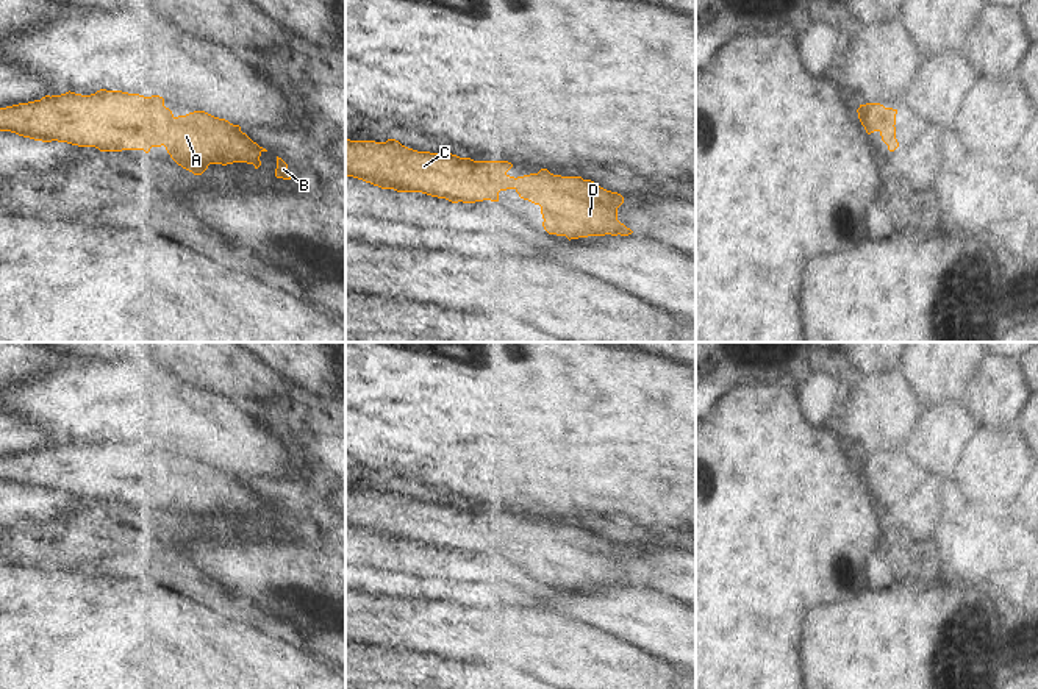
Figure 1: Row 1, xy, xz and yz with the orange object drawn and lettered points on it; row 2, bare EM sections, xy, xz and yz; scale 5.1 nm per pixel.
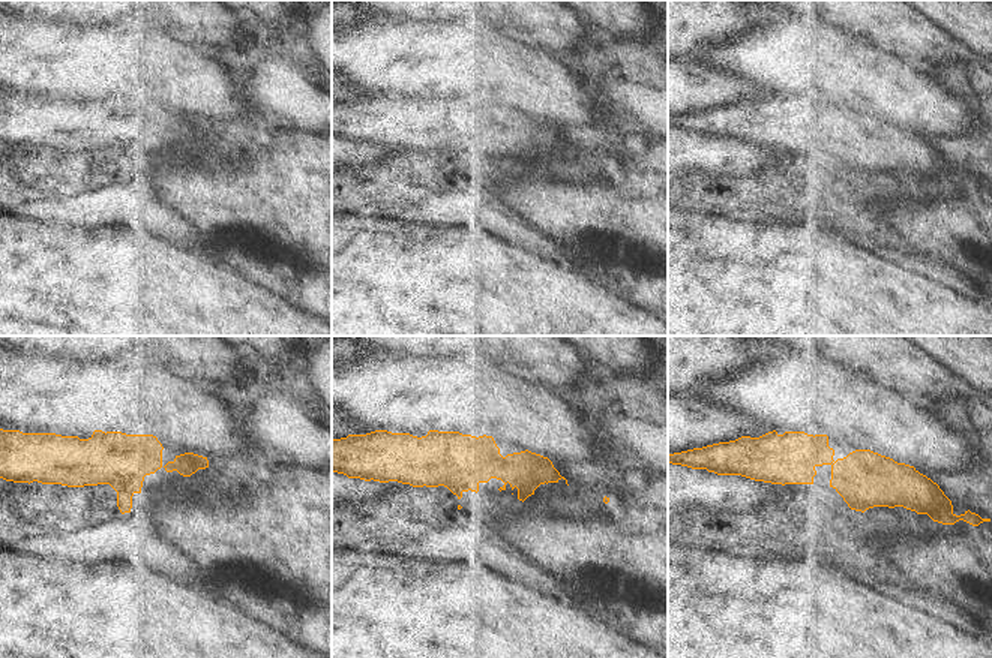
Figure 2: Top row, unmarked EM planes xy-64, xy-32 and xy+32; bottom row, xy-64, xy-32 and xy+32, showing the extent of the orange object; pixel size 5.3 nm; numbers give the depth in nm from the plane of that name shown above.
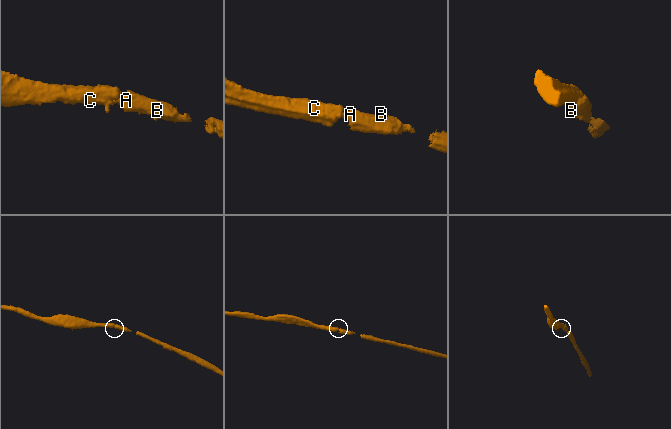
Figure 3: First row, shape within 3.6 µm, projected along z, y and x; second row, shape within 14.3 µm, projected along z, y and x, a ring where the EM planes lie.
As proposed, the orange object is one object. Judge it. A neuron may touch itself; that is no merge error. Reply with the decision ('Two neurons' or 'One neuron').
One neuron.

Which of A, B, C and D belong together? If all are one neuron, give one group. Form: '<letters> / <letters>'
A B C D

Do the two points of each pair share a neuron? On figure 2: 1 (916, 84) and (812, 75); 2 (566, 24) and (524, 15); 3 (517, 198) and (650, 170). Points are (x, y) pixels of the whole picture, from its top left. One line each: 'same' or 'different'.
1: same
2: same
3: same

